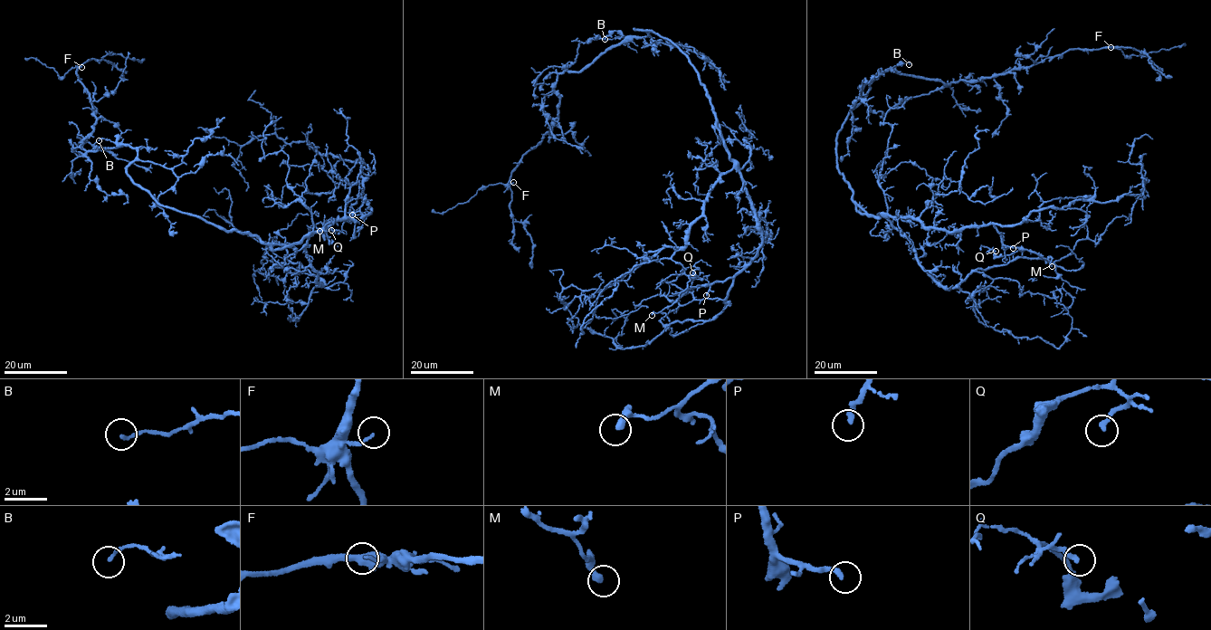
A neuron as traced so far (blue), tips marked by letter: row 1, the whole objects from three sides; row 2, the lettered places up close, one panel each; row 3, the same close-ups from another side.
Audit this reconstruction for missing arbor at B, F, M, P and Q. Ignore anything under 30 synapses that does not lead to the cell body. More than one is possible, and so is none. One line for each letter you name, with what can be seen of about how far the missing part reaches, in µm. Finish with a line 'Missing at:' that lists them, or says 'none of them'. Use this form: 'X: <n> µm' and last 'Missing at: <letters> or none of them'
P: 25 µm
Missing at: P

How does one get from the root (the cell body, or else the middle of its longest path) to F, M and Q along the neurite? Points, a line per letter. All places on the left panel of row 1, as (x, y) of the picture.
F: (231, 231), (159, 205), (134, 184), (127, 167), (136, 148), (81, 147), (97, 120), (78, 80), (81, 67)
M: (231, 231), (289, 244), (373, 212), (360, 195), (348, 216), (332, 218), (319, 231)
Q: (231, 231), (265, 243), (299, 242), (373, 212), (360, 195), (344, 219), (315, 225), (323, 236), (331, 230)

